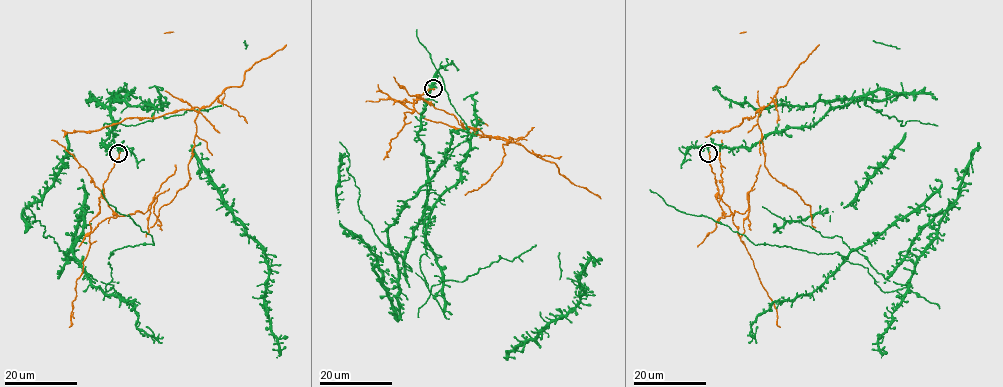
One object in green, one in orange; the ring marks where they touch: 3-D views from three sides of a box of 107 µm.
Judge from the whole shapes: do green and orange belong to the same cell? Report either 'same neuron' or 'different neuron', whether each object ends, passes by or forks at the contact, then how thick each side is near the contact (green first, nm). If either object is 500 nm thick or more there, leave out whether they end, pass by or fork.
different neuron | green ends | orange ends | 220/190 nm

